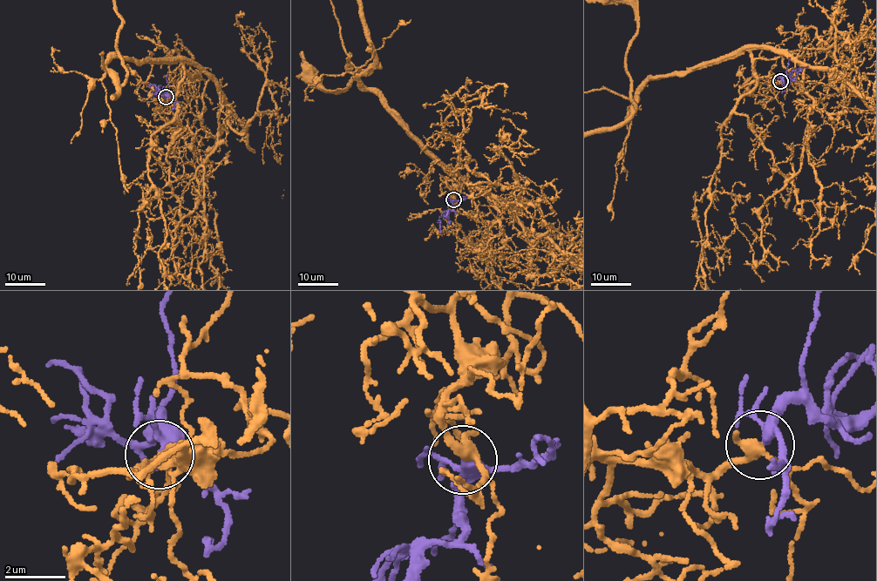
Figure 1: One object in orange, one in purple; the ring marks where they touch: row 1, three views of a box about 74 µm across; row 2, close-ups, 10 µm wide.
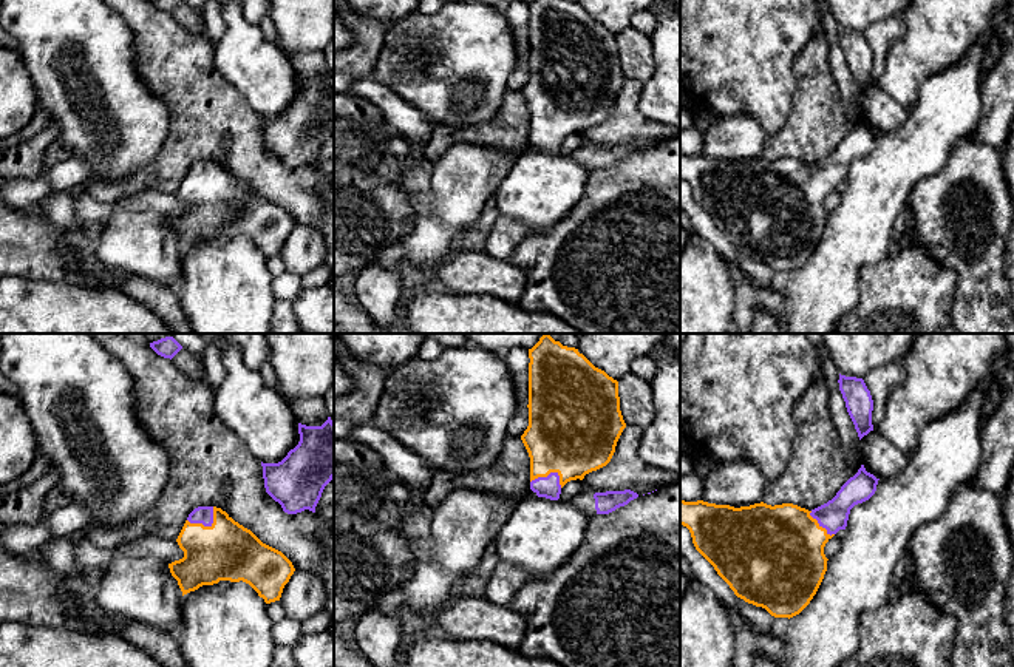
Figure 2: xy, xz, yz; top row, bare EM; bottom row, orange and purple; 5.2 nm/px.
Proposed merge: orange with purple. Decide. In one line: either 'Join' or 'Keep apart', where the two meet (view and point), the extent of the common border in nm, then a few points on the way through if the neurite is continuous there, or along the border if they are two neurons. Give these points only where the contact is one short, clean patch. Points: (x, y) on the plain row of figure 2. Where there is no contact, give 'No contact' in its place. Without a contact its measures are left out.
Join. Touches orange at xy (207, 181). Shared border 160 nm. Path across: xy (224, 206), (209, 190), (207, 181), (203, 169)

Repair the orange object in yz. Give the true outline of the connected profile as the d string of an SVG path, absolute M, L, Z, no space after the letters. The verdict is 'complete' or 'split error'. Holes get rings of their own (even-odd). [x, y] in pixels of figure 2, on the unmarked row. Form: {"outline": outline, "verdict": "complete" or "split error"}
{"outline": "M861 119L858 127L841 141L832 154L812 165L793 157L771 161L760 156L734 162L703 154L680 154L680 179L689 184L696 204L714 221L737 252L765 262L774 272L790 273L810 258L824 233L829 215L824 208L825 198L839 184L846 184L850 164L875 148L878 134L880 133L867 127L864 119Z", "verdict": "split error"}

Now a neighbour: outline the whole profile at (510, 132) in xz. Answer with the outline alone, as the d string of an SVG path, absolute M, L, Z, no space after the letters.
M507 91L498 117L478 125L451 128L434 125L424 150L433 164L456 142L493 147L504 153L524 153L530 142L530 111L521 91Z

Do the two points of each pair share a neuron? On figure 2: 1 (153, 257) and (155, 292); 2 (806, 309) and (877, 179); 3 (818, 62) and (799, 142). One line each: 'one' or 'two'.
1: two
2: one
3: one

